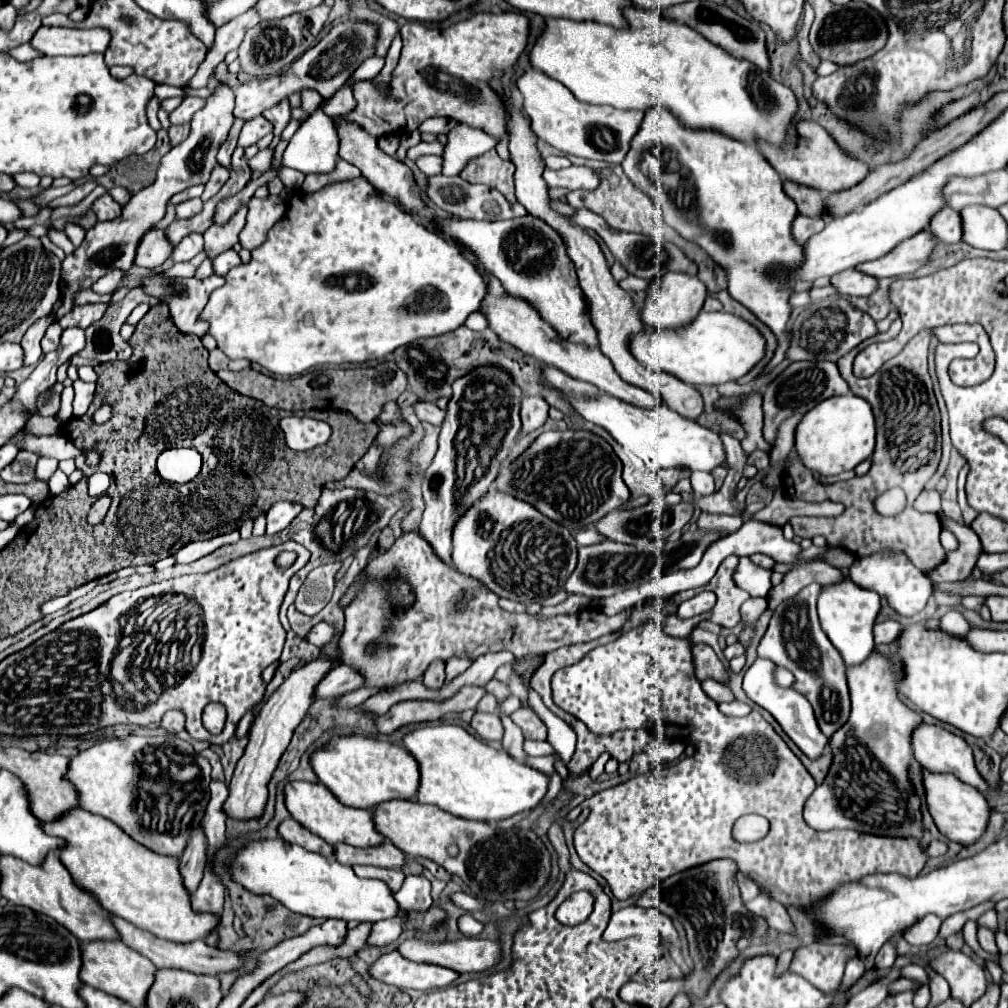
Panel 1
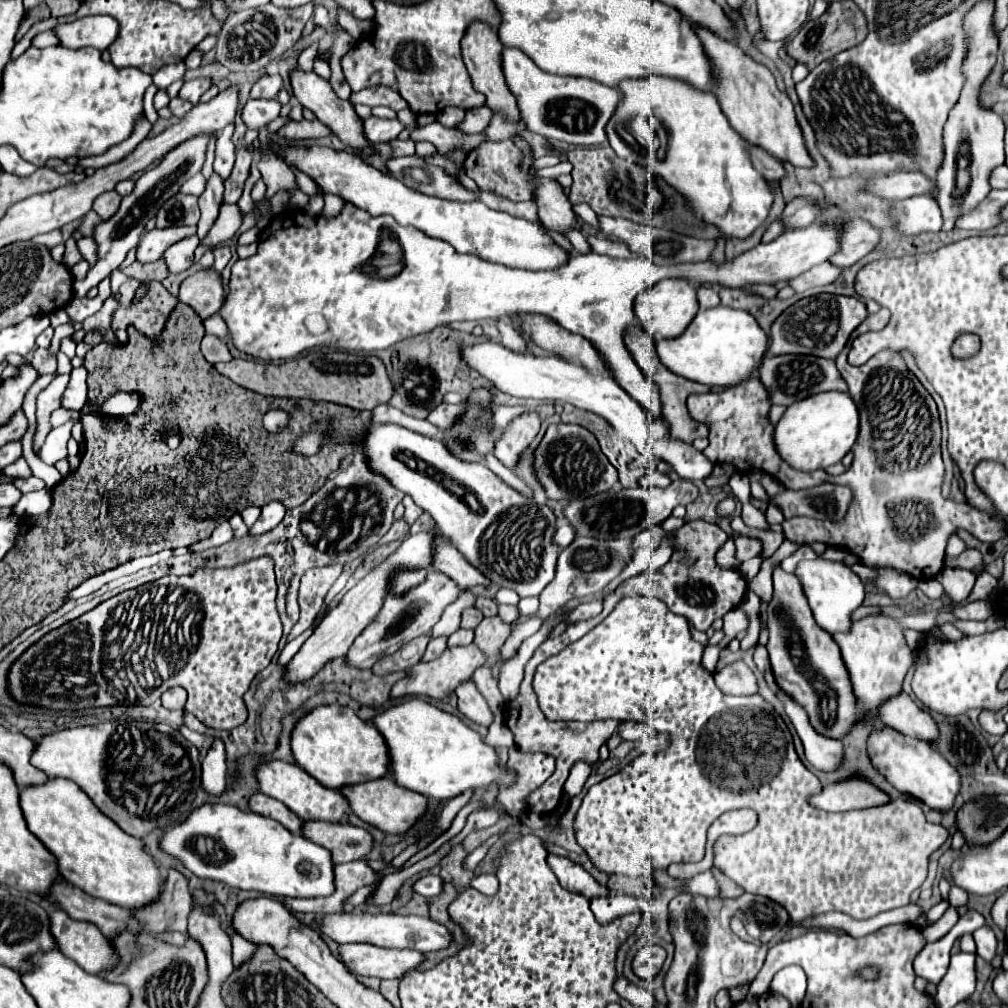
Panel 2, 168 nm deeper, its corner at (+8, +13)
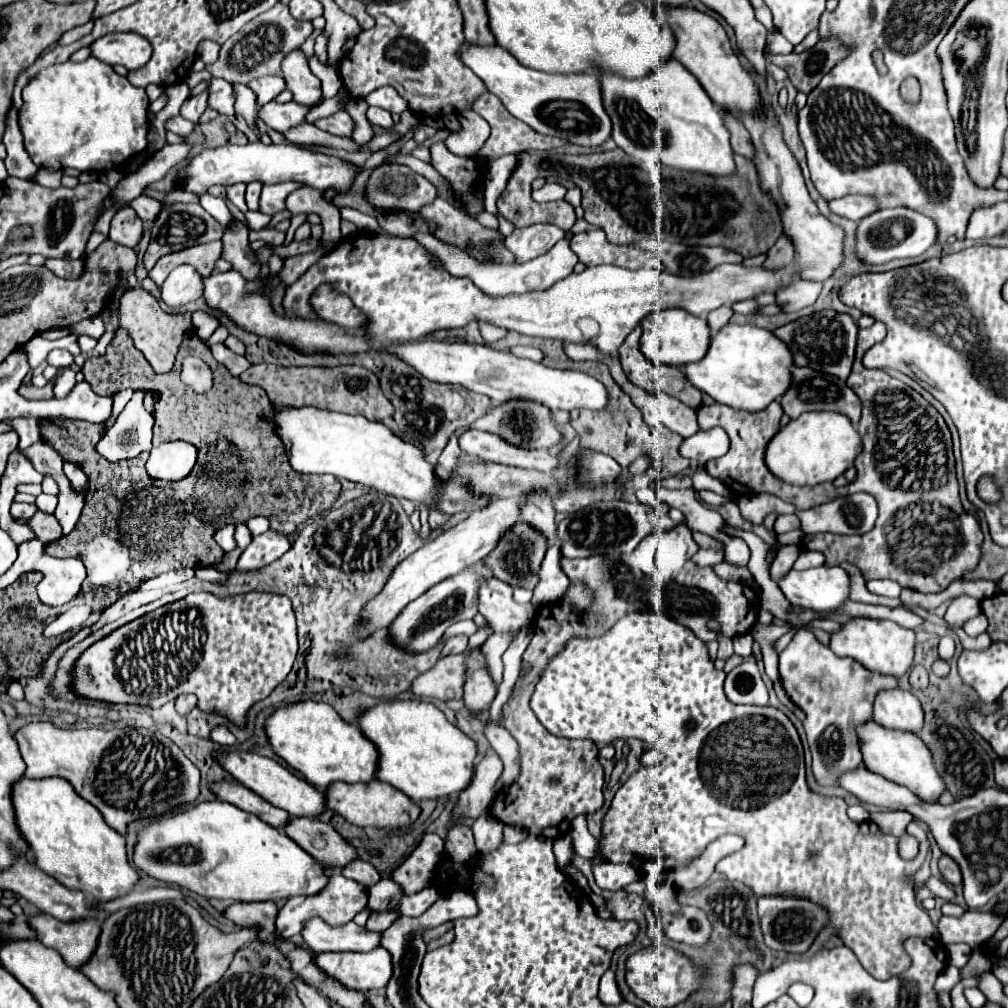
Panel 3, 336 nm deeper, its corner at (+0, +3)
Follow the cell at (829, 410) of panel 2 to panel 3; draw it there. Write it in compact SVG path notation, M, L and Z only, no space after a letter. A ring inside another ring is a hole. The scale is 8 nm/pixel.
M811 411L803 413L785 425L765 451L765 463L777 477L793 485L817 485L823 481L835 481L843 475L861 451L861 435L849 417L837 411Z

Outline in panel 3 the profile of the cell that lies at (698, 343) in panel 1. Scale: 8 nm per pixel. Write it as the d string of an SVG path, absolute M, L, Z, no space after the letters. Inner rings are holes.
M727 323L711 335L707 355L697 363L683 365L683 373L697 389L711 395L717 403L729 405L733 409L755 411L765 409L765 405L785 393L789 387L791 365L793 357L789 355L789 349L771 331L755 325Z

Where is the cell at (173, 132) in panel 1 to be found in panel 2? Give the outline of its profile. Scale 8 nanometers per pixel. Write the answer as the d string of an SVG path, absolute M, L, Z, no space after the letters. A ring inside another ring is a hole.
M175 97L175 99L171 99L171 103L169 103L169 109L171 109L171 113L175 115L175 117L185 117L185 113L191 109L193 105L189 103L189 101L185 101L185 99L179 99L179 97Z

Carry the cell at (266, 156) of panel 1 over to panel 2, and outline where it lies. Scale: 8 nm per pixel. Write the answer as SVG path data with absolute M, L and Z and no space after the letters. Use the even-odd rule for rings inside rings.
M319 119L315 121L291 121L289 125L285 125L281 131L281 135L285 135L287 139L319 139L319 137L327 137L327 135L333 135L329 127L325 127Z

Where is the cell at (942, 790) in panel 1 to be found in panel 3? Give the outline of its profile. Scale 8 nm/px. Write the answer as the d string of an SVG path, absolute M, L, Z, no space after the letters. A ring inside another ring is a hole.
M869 721L869 725L865 725L865 731L861 729L861 753L863 753L863 763L869 771L873 771L897 785L907 787L909 791L913 791L917 797L921 797L927 803L939 803L941 793L947 791L945 779L935 769L929 747L913 733L885 729L885 727L877 725L875 721Z

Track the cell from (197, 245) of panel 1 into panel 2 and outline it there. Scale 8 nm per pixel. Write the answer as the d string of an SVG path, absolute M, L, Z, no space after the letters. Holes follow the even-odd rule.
M197 235L187 237L187 239L183 239L181 243L171 245L171 247L165 251L165 255L163 255L169 273L177 275L177 273L189 269L189 267L193 265L193 255L195 255L197 245L199 245L199 237L197 237Z

